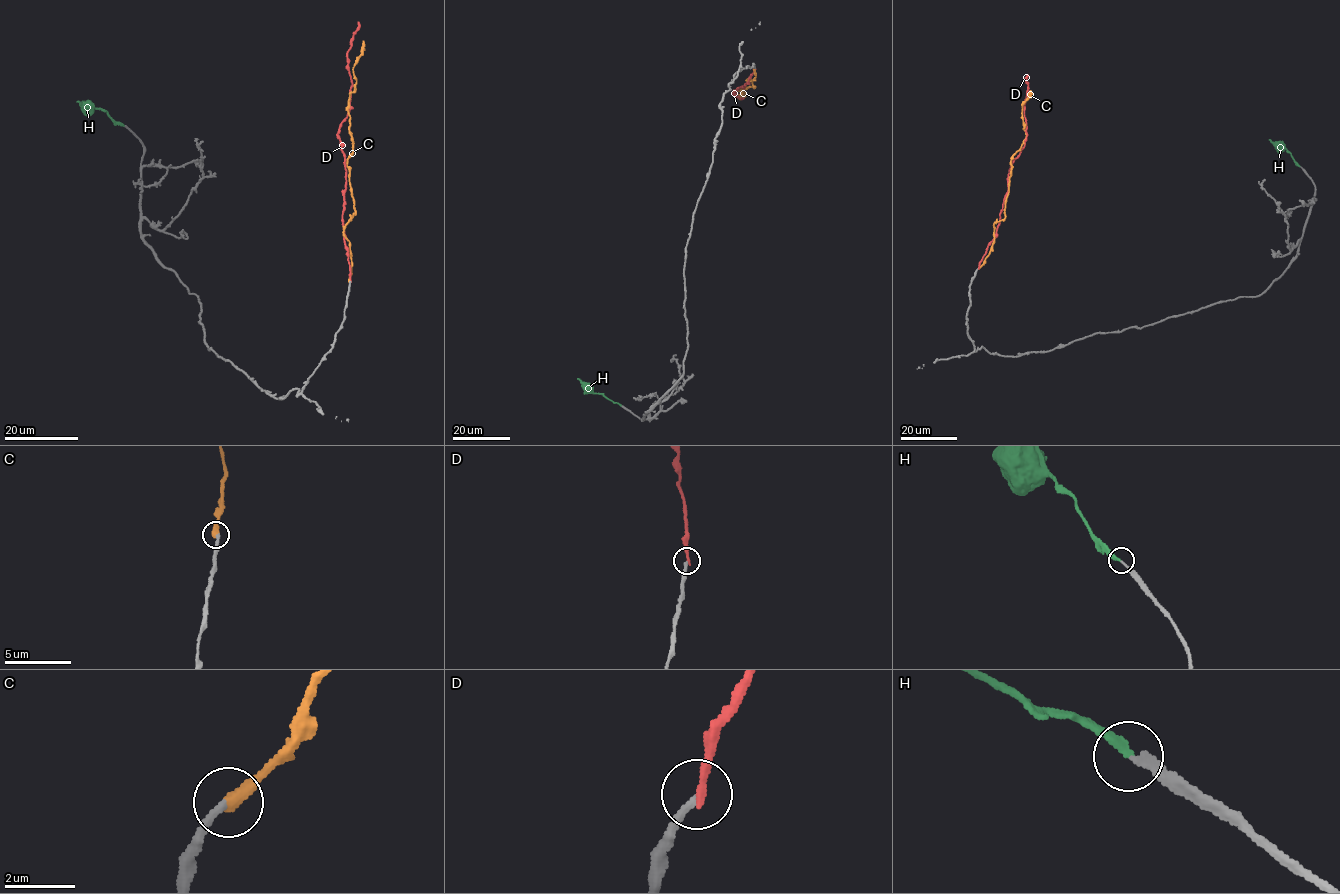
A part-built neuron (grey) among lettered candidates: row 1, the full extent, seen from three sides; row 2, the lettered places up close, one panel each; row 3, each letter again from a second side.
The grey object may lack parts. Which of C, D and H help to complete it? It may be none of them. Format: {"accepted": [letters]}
{"accepted": ["C", "H"]}

